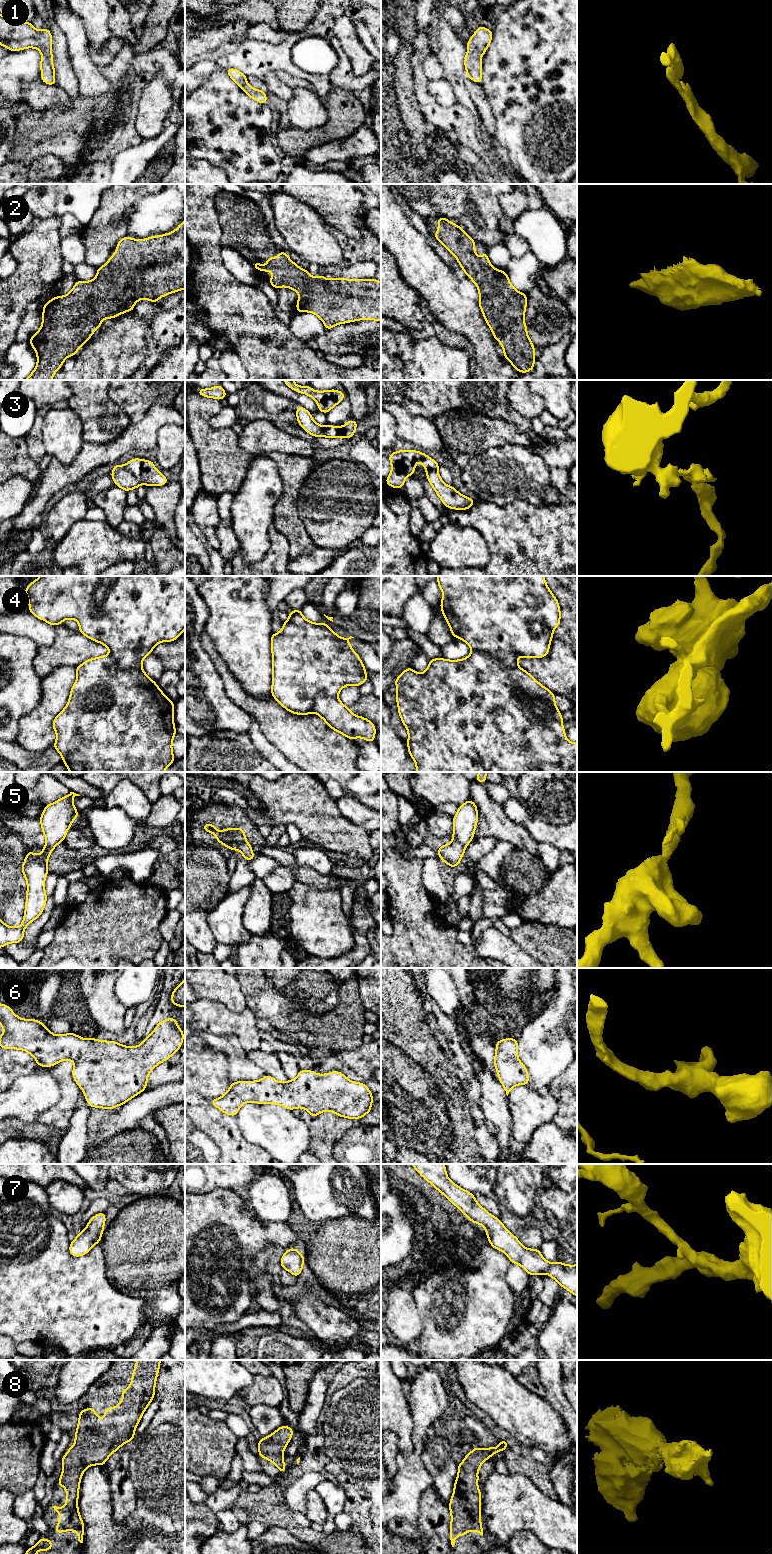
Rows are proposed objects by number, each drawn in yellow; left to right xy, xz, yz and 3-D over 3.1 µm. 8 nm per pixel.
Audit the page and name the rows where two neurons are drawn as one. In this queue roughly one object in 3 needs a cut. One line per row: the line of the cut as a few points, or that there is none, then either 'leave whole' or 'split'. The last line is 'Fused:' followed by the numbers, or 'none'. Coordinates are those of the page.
1: cut none; leave whole
2: cut none; leave whole
3: cut xy (124, 465), (141, 483); split
4: cut yz (472, 649), (487, 651), (504, 666), (517, 666); split
5: cut none; leave whole
6: cut none; leave whole
7: cut none; leave whole
8: cut none; leave whole
Fused: 3, 4

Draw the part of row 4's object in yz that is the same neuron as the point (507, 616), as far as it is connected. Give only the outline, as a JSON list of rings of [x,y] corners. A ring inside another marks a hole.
[[[437,576],[437,582],[443,593],[440,608],[450,631],[471,650],[486,651],[509,668],[518,666],[520,656],[548,655],[561,610],[544,576]]]

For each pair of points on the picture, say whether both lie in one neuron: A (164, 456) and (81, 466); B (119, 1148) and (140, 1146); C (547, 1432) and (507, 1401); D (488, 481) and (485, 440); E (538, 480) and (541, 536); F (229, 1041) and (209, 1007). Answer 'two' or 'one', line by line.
A: two
B: one
C: one
D: two
E: two
F: two

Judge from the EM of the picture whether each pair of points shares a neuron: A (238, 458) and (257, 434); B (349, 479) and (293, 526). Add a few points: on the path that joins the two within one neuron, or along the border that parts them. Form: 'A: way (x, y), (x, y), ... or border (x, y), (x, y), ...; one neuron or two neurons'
A: border (240, 448), (247, 452); two neurons
B: border (297, 497), (298, 517), (307, 535), (312, 540); two neurons

